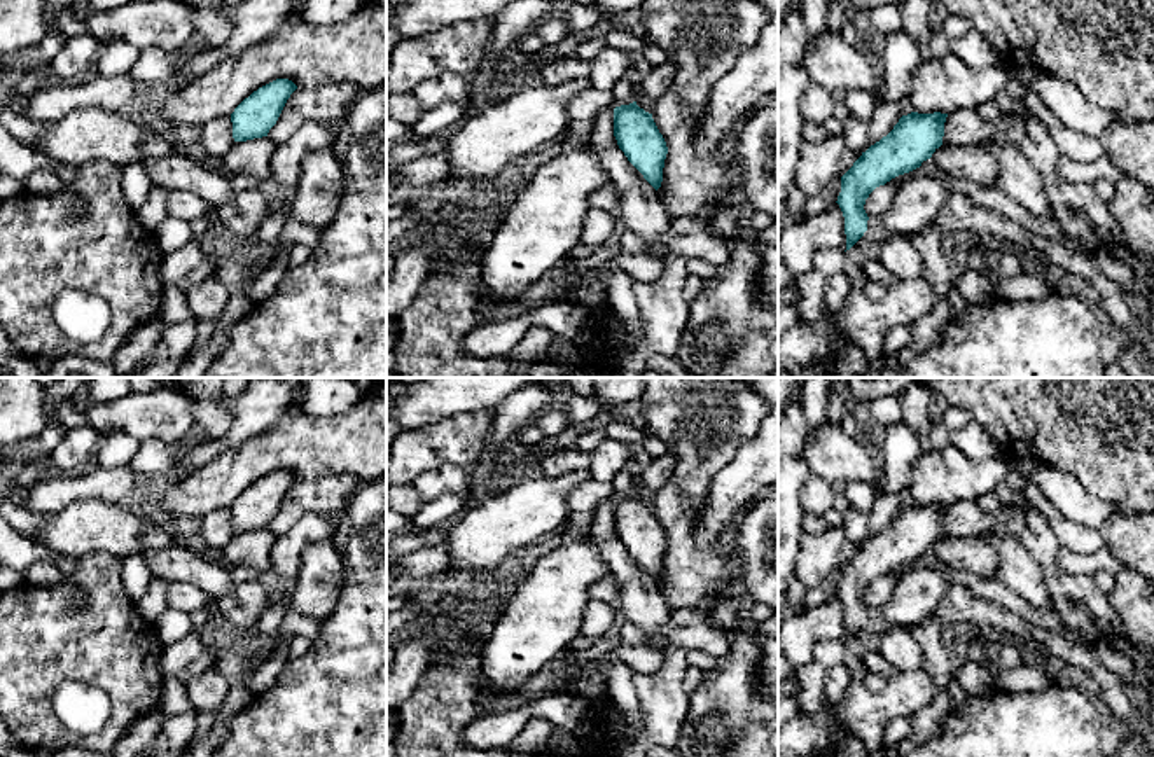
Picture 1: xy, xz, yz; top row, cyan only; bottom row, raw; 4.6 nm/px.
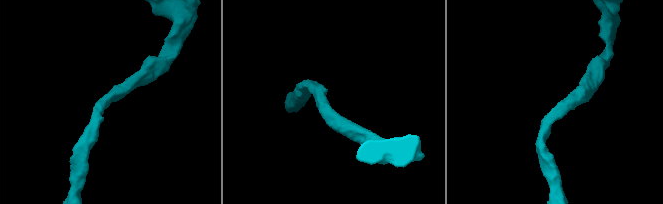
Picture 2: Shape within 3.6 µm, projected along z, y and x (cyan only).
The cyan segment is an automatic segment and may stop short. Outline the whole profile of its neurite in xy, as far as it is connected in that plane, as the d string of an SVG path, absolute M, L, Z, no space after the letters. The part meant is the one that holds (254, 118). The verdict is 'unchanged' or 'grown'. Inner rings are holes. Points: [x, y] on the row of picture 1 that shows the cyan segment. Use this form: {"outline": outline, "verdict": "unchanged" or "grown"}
{"outline": "M276 79L245 98L231 114L234 142L268 136L295 89L292 80Z", "verdict": "unchanged"}

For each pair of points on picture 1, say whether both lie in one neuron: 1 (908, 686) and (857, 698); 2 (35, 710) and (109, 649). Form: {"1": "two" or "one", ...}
{"1": "one", "2": "one"}

